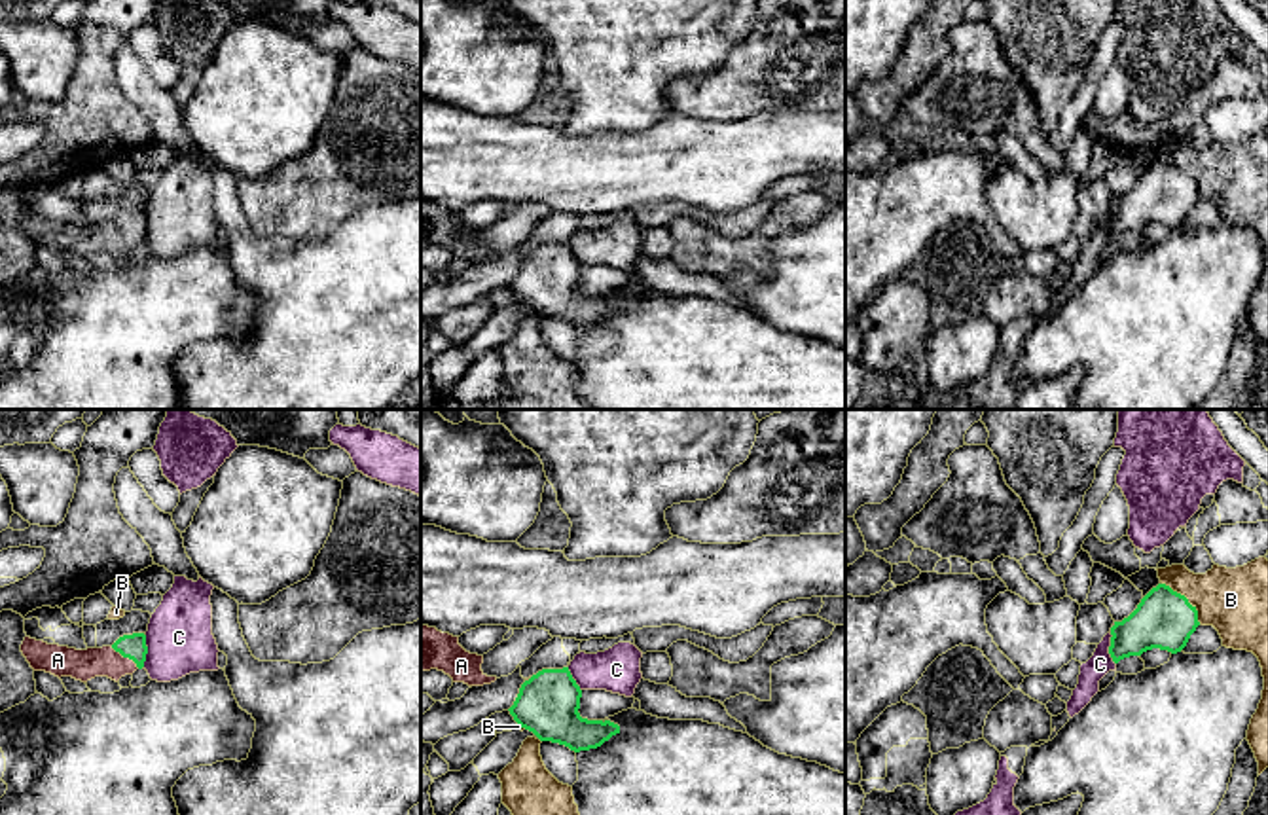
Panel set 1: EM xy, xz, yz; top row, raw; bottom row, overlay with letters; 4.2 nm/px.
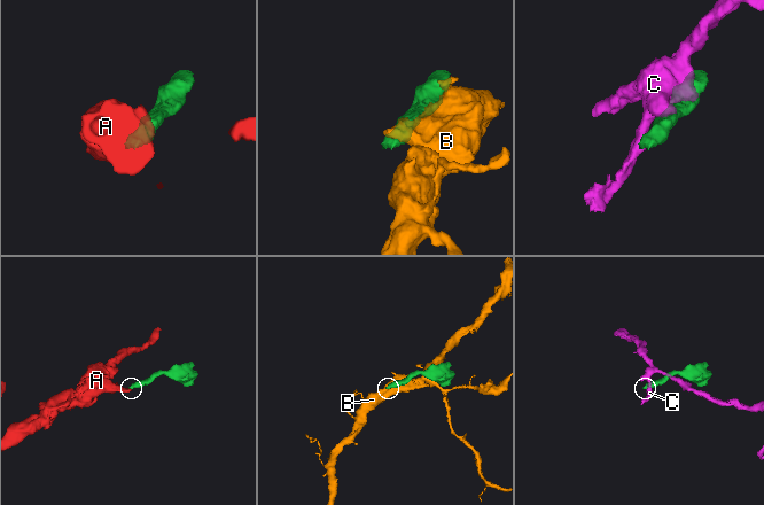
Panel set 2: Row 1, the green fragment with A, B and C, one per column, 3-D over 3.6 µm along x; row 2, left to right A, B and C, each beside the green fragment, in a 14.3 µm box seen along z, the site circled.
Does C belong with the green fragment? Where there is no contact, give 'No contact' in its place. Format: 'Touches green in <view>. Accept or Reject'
Touches green in yz. Reject

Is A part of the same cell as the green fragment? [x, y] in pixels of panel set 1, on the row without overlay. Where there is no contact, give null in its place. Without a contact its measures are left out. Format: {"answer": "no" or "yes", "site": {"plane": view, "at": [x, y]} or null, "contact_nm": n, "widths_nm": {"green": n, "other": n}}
{"answer": "yes", "site": {"plane": "xy", "at": [126, 232]}, "contact_nm": 160, "widths_nm": {"green": 110, "other": 130}}

